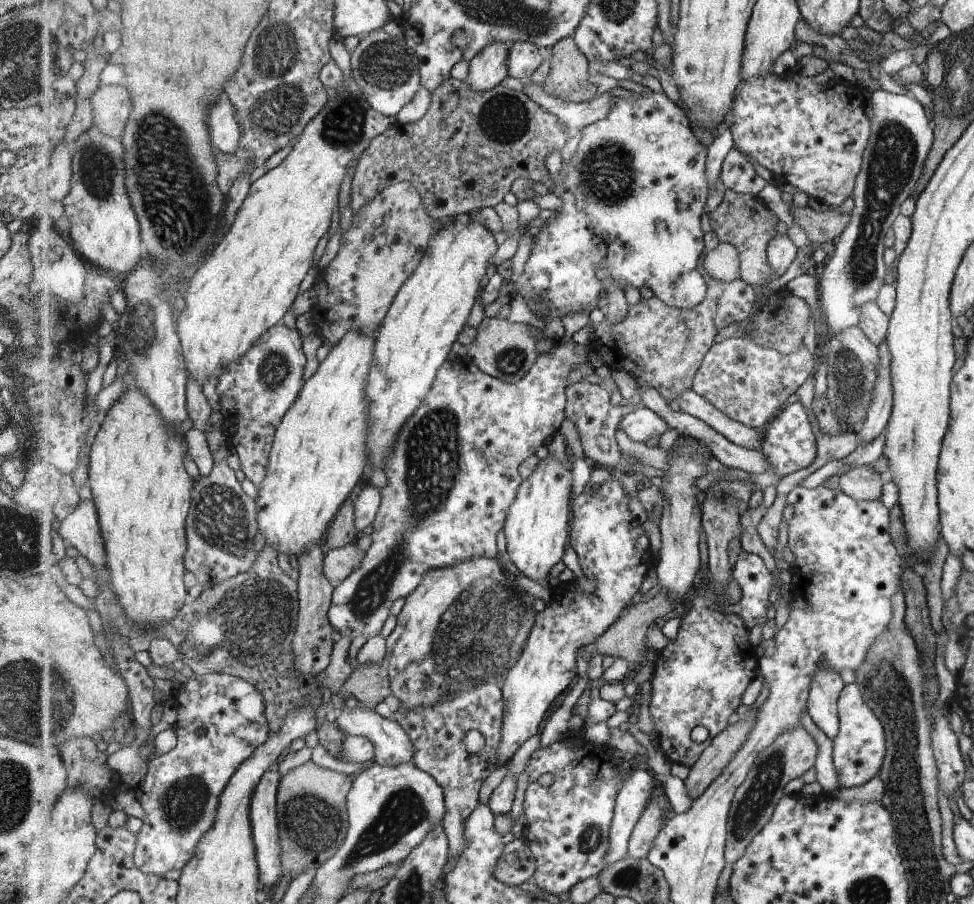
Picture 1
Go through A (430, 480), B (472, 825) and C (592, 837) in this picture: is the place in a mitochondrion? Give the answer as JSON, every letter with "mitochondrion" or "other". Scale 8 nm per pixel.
{"A":"mitochondrion","B":"other","C":"mitochondrion"}

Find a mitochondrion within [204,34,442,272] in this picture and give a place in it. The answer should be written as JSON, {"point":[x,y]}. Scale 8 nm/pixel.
{"point":[385,64]}

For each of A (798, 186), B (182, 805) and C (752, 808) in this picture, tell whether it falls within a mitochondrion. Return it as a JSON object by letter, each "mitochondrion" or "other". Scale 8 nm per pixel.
{"A":"other","B":"mitochondrion","C":"mitochondrion"}

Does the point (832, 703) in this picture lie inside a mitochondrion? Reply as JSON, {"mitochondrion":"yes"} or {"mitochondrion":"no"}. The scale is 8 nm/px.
{"mitochondrion":"no"}

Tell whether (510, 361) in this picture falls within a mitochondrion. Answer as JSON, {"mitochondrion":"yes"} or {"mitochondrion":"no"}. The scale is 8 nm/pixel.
{"mitochondrion":"yes"}

